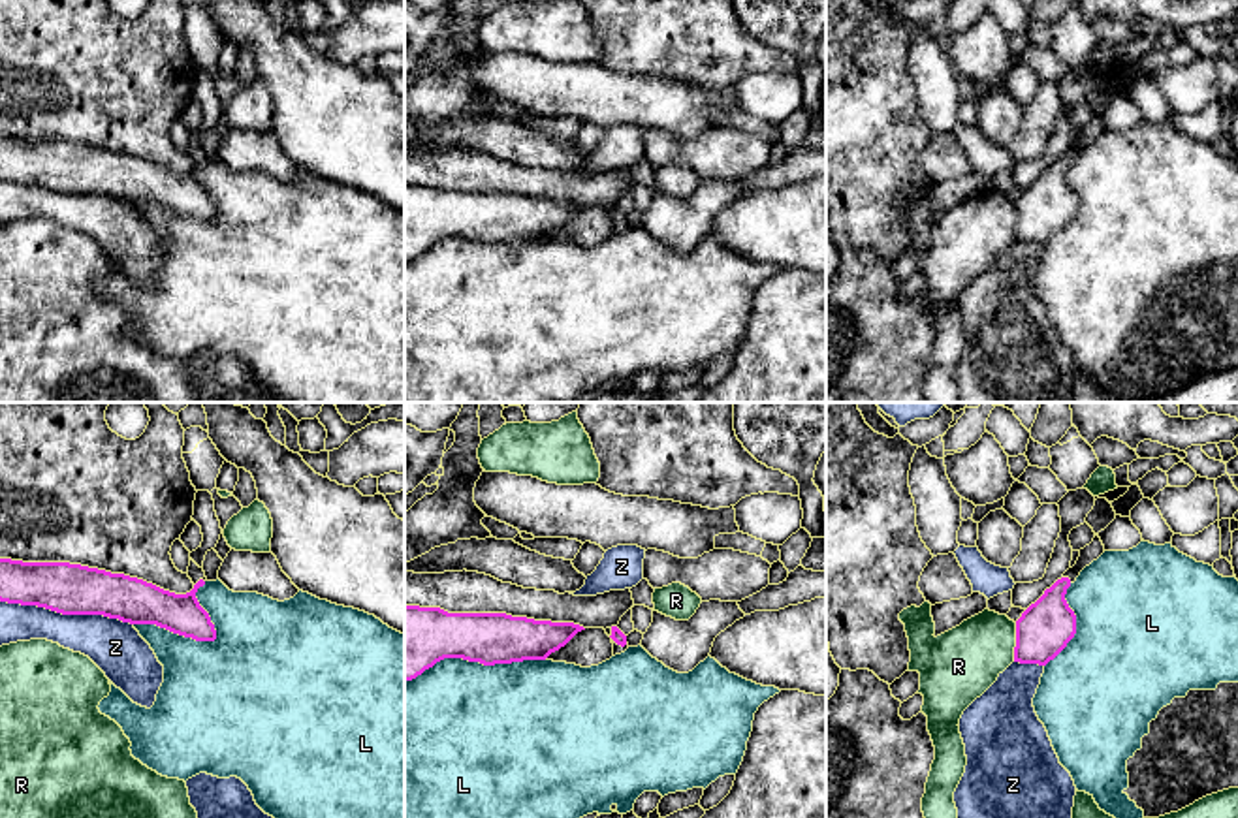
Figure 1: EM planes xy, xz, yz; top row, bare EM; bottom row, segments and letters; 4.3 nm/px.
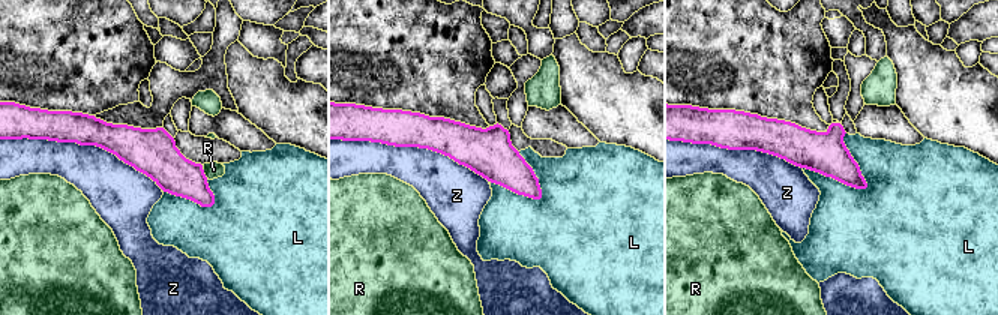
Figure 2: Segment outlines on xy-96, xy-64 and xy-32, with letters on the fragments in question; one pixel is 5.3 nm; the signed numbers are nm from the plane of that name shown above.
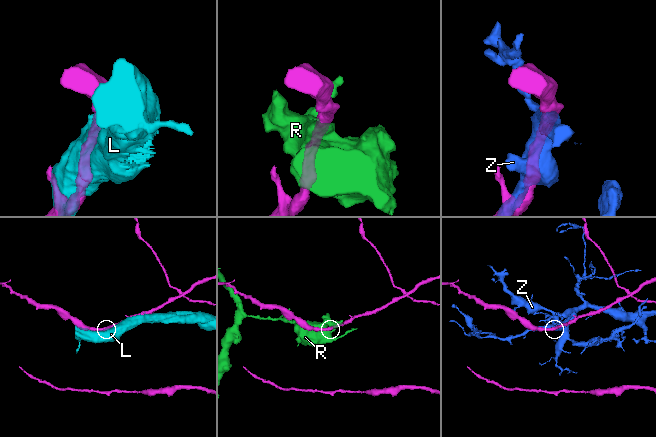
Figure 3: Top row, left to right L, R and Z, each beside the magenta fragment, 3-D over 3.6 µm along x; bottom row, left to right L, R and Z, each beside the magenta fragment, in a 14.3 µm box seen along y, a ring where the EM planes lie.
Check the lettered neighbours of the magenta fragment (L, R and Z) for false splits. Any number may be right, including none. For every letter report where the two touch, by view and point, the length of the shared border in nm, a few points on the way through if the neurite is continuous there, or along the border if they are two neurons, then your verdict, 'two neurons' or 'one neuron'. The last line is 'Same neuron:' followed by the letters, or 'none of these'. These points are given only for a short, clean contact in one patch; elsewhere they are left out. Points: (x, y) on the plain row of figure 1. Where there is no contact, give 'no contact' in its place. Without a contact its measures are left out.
L: contact xy (175, 211); length 360 nm; two neurons
R: contact yz (1016, 220); length 170 nm; two neurons
Z: contact xy (66, 192); length 600 nm; two neurons
Same neuron: none of these

